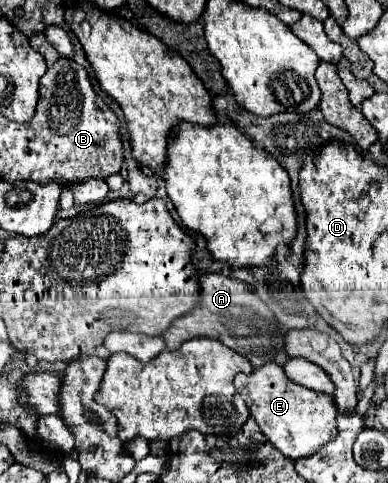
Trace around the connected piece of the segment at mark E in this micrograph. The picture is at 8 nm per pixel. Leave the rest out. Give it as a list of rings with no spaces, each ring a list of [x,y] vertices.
[[[275,362],[255,368],[251,374],[237,374],[235,388],[245,400],[251,416],[257,420],[267,440],[287,458],[303,458],[317,452],[319,446],[337,436],[337,406],[333,396],[295,384]]]

